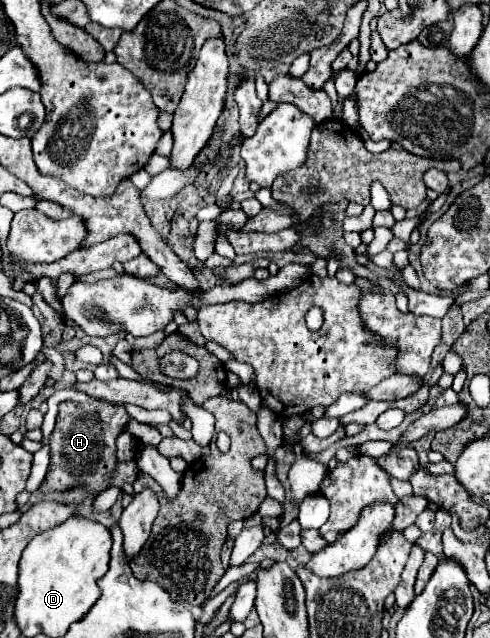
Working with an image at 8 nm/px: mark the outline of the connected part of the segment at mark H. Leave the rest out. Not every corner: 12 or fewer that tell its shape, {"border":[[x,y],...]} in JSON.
{"border":[[63,401],[47,491],[101,493],[117,465],[123,405]]}

